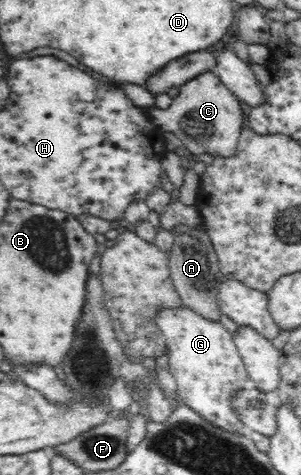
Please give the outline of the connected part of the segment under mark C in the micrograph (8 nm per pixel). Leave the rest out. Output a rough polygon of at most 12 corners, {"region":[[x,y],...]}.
{"region":[[213,72],[179,87],[145,108],[182,152],[231,157],[239,99]]}

